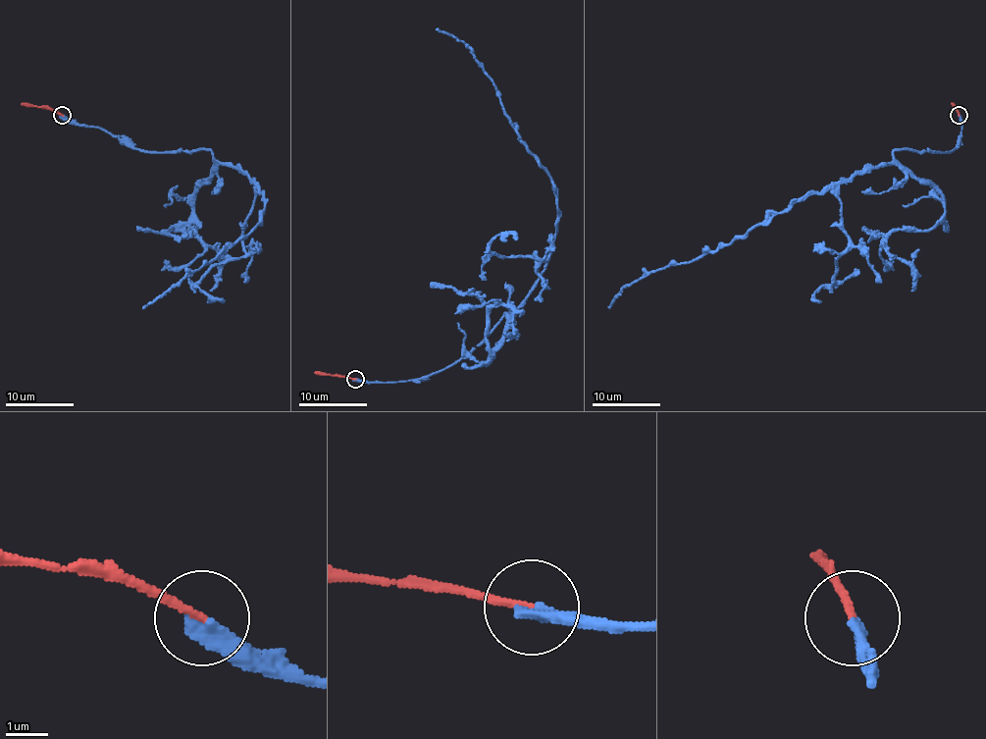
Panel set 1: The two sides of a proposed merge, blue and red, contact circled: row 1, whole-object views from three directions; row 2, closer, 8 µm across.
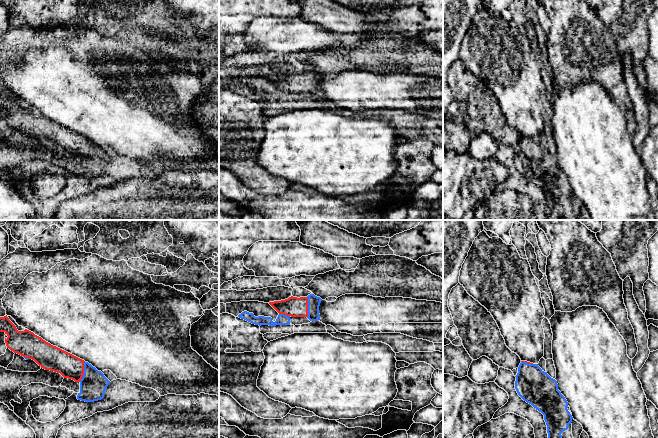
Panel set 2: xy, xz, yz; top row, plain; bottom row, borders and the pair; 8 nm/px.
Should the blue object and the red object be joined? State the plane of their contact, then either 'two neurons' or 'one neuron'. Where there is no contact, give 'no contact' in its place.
contact in xy; one neuron

